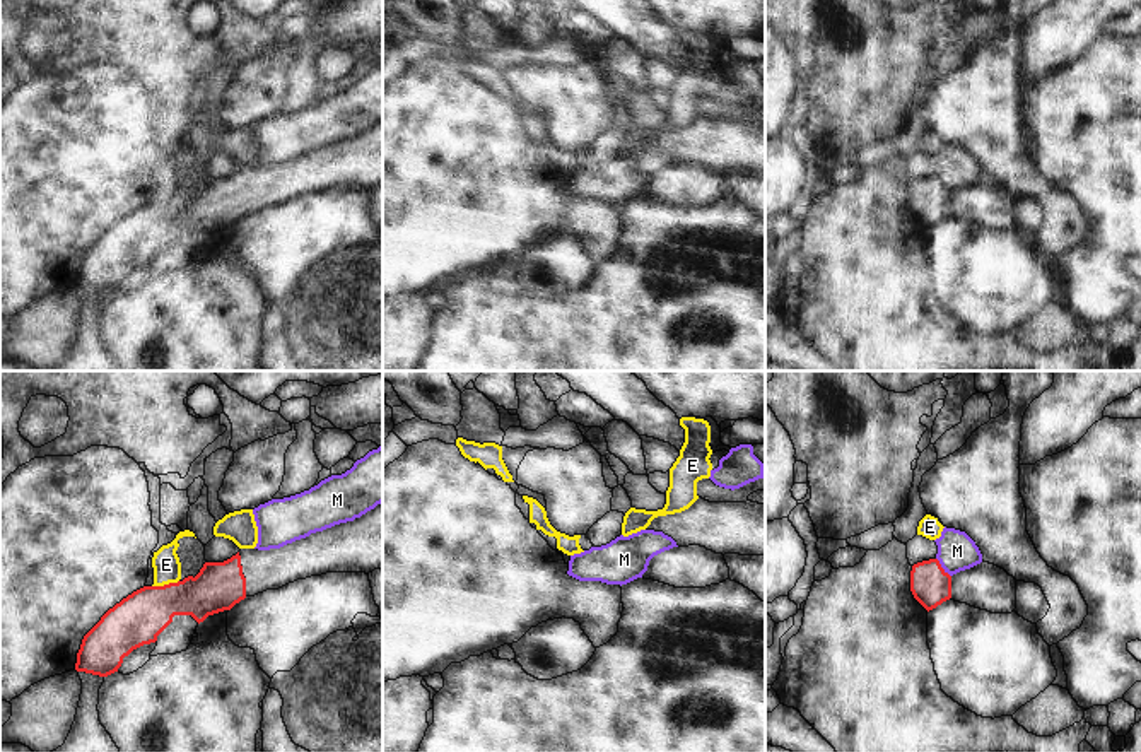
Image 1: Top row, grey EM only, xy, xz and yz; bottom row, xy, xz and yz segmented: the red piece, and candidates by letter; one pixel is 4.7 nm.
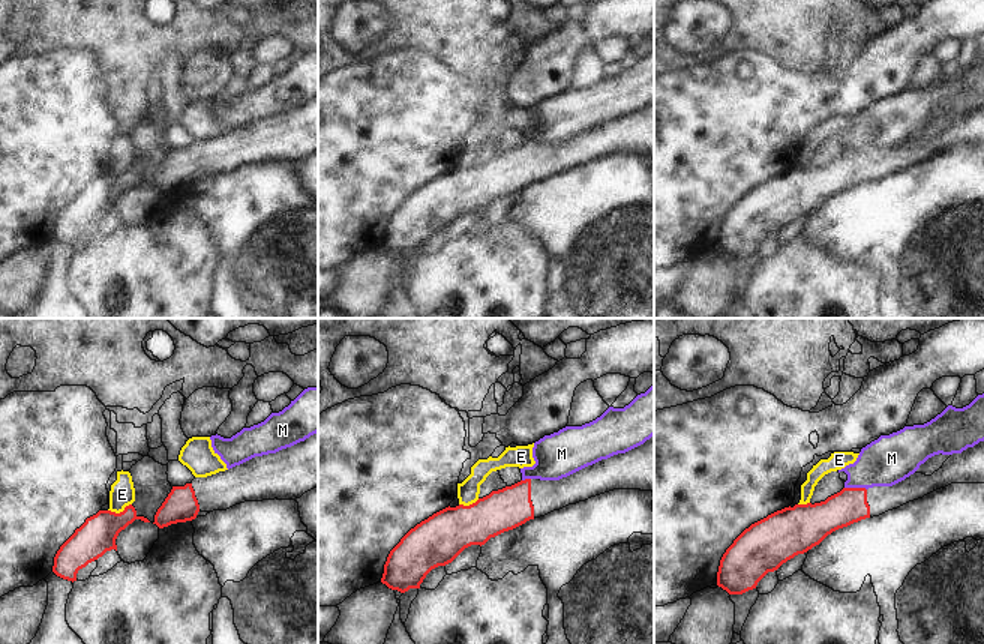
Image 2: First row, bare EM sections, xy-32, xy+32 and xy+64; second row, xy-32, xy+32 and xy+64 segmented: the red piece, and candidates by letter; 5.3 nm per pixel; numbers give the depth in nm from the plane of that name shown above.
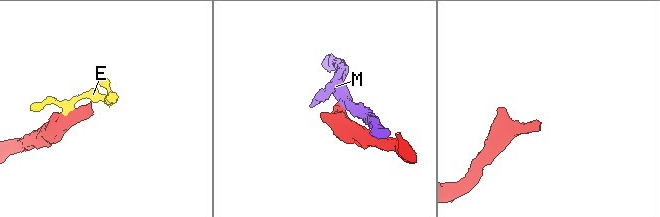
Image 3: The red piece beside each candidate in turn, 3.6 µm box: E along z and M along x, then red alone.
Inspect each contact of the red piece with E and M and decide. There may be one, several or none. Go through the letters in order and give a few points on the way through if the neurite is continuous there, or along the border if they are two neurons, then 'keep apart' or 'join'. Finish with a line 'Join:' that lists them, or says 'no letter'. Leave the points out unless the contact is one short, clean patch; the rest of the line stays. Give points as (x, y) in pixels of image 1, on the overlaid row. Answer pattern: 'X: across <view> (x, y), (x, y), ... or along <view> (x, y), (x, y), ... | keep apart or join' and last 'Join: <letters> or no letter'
E: along xy (178, 580), (152, 587) | keep apart
M: keep apart
Join: no letter

